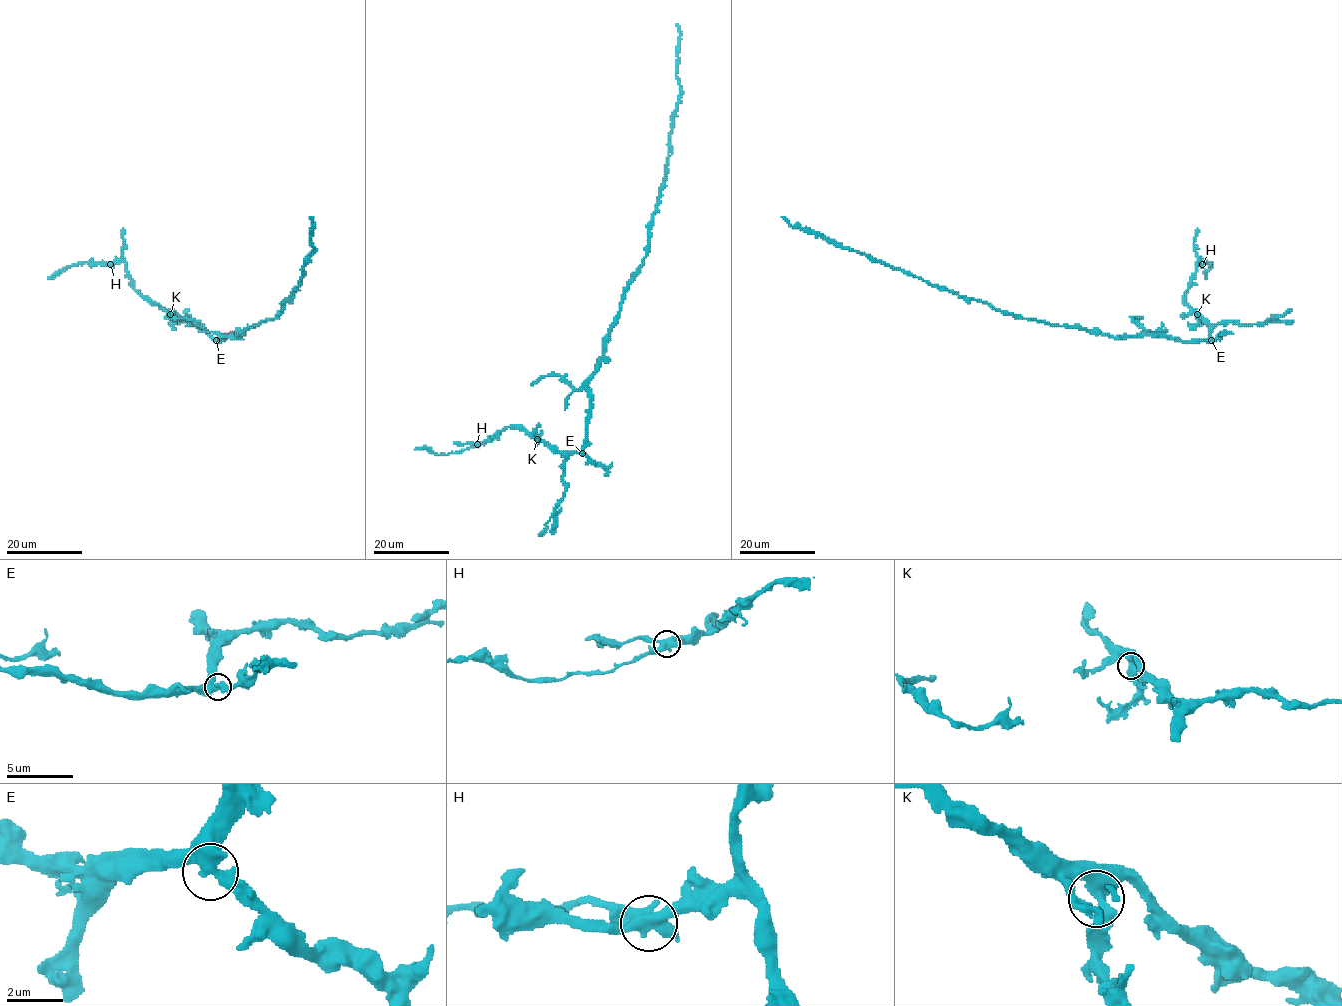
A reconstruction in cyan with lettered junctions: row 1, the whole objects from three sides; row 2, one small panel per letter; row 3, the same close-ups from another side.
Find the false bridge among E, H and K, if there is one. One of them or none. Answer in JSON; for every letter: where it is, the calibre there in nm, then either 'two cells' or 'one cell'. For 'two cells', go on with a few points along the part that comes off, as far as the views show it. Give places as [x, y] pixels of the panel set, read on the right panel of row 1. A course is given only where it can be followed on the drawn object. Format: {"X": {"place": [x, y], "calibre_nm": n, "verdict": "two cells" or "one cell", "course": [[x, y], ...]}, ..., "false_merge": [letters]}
{"E": {"place": [1211, 340], "calibre_nm": 420, "verdict": "one cell"}, "H": {"place": [1202, 264], "calibre_nm": 480, "verdict": "two cells", "course": [[1201, 264], [1212, 263], [1206, 278]]}, "K": {"place": [1197, 314], "calibre_nm": 440, "verdict": "one cell"}, "false_merge": ["H"]}

